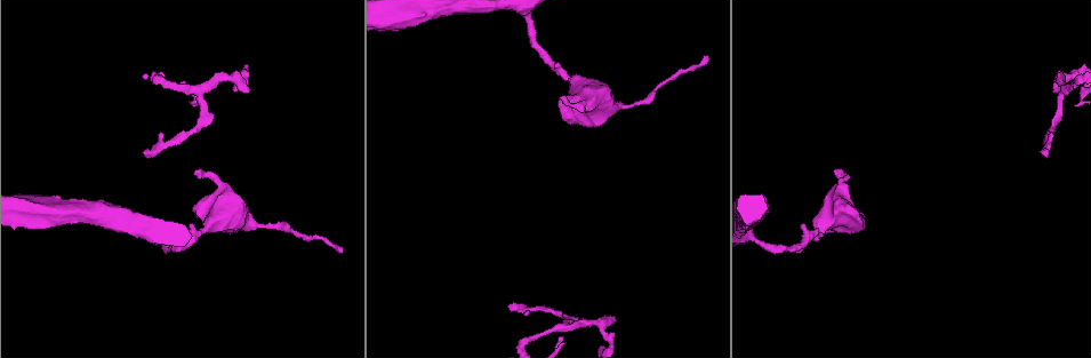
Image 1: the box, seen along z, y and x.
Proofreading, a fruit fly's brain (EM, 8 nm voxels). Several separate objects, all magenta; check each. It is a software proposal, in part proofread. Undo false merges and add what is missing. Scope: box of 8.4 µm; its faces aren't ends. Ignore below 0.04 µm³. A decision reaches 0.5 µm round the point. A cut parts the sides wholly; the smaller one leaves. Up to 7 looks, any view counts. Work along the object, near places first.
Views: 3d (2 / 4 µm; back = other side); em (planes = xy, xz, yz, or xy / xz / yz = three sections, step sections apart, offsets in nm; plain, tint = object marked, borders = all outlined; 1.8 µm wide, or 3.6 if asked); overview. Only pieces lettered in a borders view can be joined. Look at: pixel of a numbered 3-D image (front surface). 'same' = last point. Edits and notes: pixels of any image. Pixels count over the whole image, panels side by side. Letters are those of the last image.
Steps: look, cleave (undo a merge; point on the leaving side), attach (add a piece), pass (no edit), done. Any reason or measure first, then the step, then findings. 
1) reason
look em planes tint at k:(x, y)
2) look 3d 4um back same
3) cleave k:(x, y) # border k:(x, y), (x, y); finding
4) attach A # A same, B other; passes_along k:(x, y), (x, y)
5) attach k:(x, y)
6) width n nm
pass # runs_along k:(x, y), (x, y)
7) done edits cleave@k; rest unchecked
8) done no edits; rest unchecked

branch stops here
look em 3.6um planes borders at 1:(561, 96)

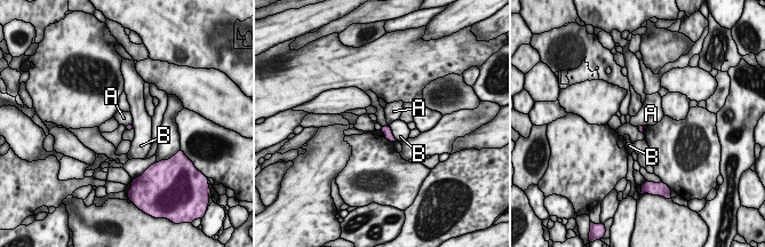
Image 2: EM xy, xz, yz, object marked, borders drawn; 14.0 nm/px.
pass # A other, B other; border 2:(132, 124), (125, 126); no lettered piece goes on from it

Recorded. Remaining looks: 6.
abrupt turn
look em yz step 4 tint at 1:(566, 326)

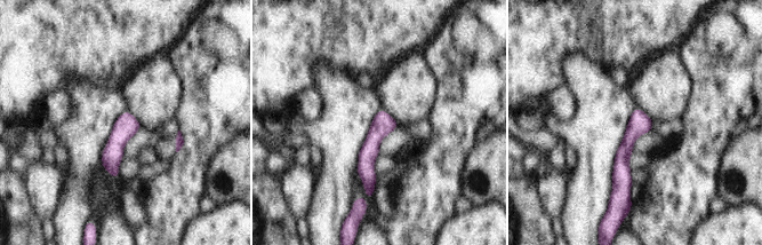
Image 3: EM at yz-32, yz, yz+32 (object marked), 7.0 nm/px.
look em planes borders same

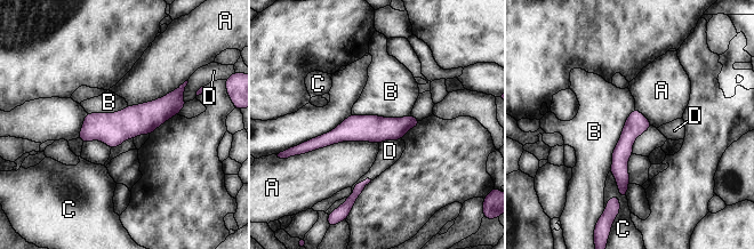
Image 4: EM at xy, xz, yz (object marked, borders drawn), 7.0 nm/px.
pass # A other, B other, C other, D other; runs_along 4:(179, 90), (153, 114), (81, 136); one neuron here

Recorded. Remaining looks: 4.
thin end
look em 3.6um planes tint at 1:(1047, 153)

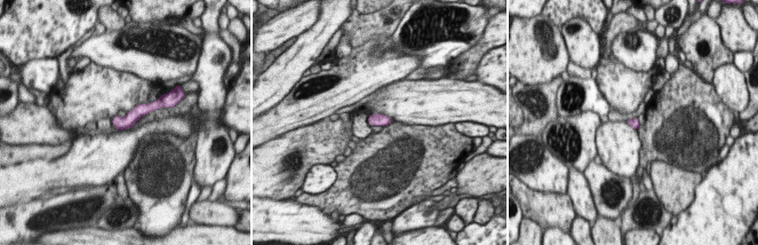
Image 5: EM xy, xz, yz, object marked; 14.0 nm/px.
see the neighbours
look em 3.6um planes borders same

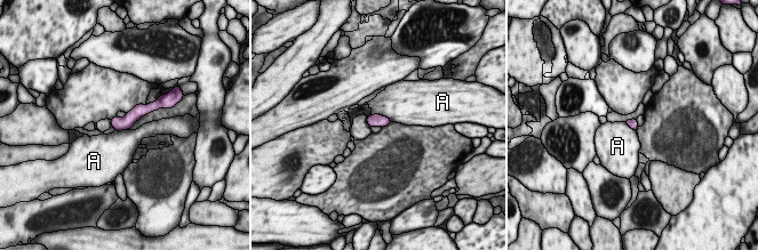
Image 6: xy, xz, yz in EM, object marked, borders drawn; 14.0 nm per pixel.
width 130 nm
pass # A other; runs_along 6:(150, 106), (125, 123), (114, 124); no lettered piece goes on from it

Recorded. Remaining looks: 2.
done no edits; rest unchecked

